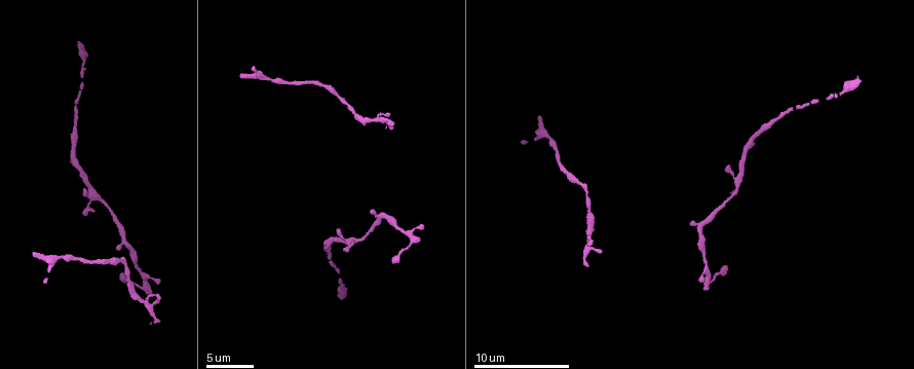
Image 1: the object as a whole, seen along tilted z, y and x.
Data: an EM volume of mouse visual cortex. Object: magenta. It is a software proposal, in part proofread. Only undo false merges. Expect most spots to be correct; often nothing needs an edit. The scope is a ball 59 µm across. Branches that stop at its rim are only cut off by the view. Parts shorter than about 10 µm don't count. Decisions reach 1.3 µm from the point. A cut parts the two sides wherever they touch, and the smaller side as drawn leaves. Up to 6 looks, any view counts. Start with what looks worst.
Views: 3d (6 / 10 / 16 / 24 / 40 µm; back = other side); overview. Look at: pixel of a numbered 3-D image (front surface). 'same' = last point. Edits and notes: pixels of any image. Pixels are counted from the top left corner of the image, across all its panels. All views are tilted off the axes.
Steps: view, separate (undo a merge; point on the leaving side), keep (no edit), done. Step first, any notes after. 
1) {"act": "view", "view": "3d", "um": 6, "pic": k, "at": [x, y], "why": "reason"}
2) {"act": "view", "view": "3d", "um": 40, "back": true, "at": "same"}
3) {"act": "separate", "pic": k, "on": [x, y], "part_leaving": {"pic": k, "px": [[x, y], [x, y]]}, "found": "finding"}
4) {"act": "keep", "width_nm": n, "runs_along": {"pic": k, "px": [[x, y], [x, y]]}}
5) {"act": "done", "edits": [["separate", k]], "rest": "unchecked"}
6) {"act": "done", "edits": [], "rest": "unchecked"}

{"act": "view", "view": "3d", "um": 16, "pic": 1, "at": [348, 103], "why": "narrows sharply"}

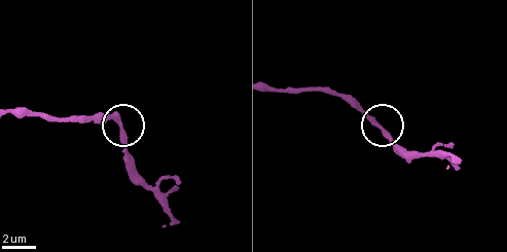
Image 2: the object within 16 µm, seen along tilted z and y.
{"act": "view", "view": "3d", "um": 16, "back": true, "pic": 2, "at": [379, 127]}

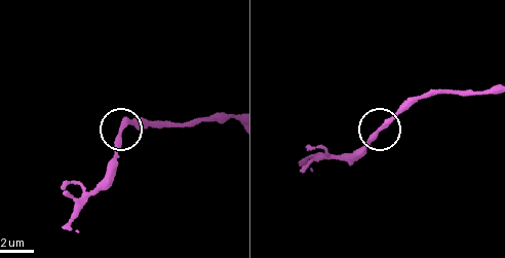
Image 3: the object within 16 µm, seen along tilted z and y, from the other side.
{"act": "keep", "found": "all the same cell"}

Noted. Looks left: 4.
{"act": "view", "view": "3d", "um": 6, "pic": 1, "at": [704, 220], "why": "three arms meet"}

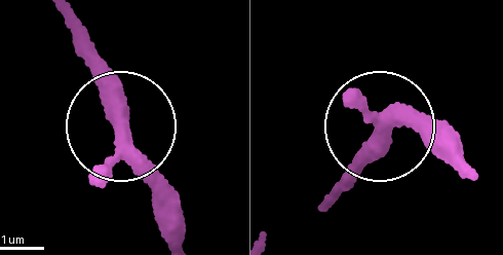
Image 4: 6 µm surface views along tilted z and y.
{"act": "keep", "runs_along": {"pic": 4, "px": [[362, 94], [378, 144], [354, 174]]}, "found": "one cell here"}

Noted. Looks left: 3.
{"act": "view", "view": "3d", "um": 6, "pic": 1, "at": [776, 118], "why": "calibre changes"}

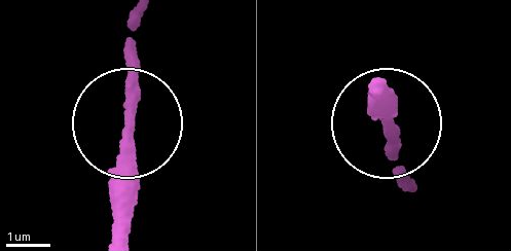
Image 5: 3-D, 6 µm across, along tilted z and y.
{"act": "keep", "runs_along": {"pic": 5, "px": [[120, 228], [113, 183], [135, 14]]}, "found": "one cell here"}

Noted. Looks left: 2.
{"act": "done", "edits": [], "rest": "unchecked"}

